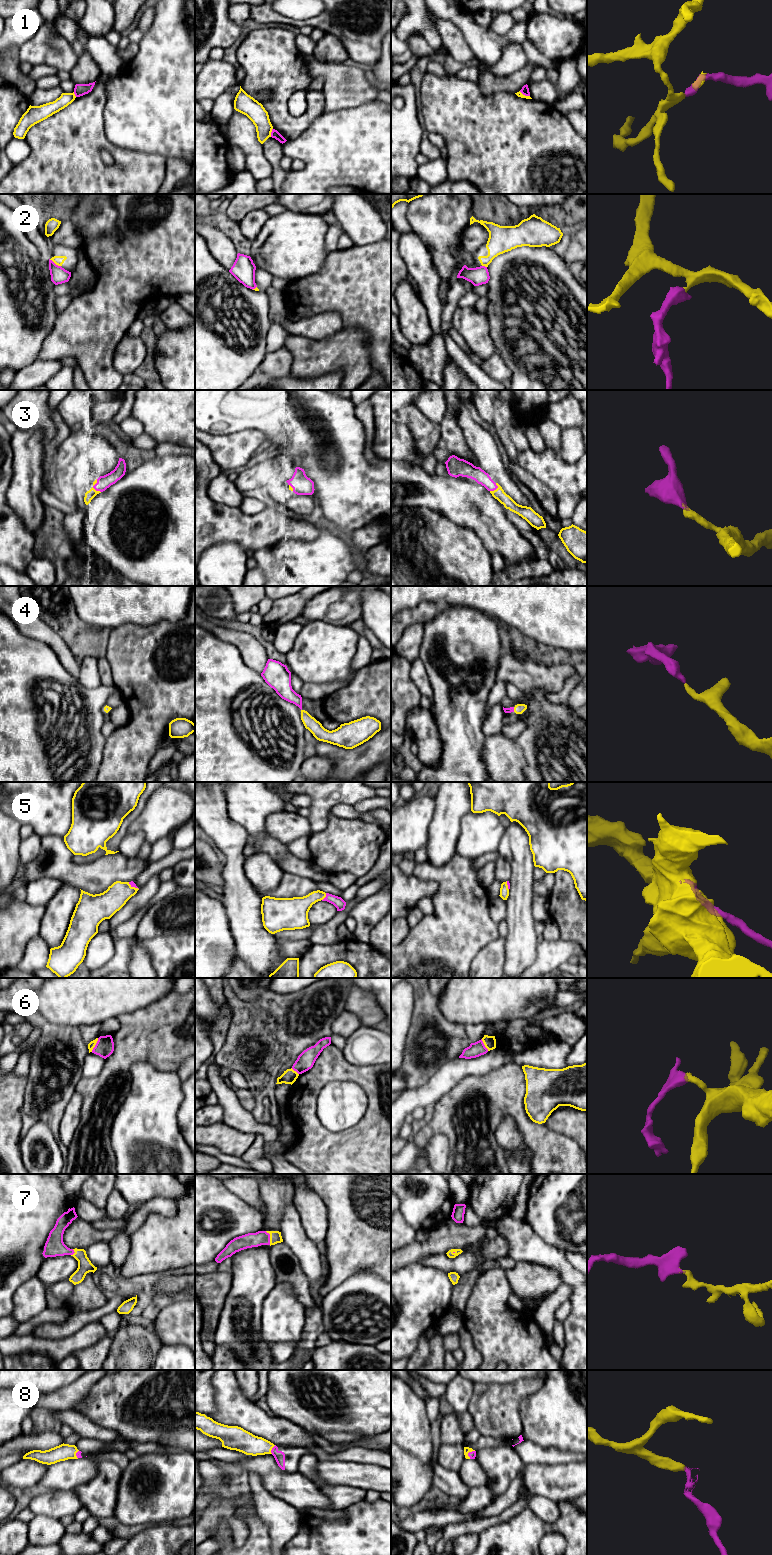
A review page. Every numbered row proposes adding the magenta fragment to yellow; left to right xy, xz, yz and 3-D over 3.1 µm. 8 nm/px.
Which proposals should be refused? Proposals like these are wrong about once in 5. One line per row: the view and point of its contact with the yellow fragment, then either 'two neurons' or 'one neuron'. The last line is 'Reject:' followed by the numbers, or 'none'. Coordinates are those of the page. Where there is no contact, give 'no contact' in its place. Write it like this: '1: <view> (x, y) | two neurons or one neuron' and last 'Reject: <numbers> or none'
1: xz (271, 131) | two neurons
2: xy (55, 263) | two neurons
3: xy (92, 487) | one neuron
4: yz (514, 709) | one neuron
5: xz (325, 896) | one neuron
6: xy (95, 1044) | two neurons
7: xz (270, 1237) | one neuron
8: xz (271, 1449) | one neuron
Reject: 1, 2, 6

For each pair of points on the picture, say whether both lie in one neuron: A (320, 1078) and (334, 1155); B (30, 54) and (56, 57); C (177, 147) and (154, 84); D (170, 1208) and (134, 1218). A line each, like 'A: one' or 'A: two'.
A: one
B: one
C: one
D: one

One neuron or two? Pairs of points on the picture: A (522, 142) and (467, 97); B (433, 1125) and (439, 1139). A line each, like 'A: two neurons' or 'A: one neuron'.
A: one neuron
B: two neurons

